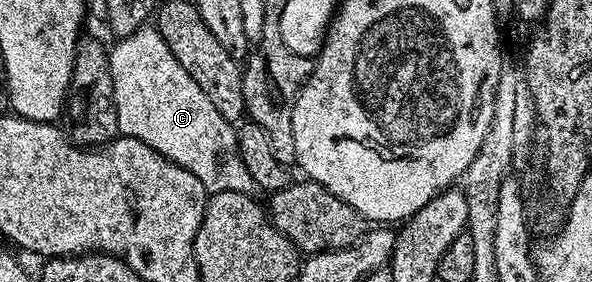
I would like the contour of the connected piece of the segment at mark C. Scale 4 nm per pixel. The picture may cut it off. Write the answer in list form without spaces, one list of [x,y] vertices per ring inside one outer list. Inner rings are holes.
[[[147,24],[132,32],[130,36],[119,38],[109,50],[111,63],[111,81],[114,83],[116,114],[120,133],[126,137],[138,139],[147,143],[152,150],[158,151],[163,157],[170,159],[179,166],[186,167],[188,171],[196,175],[209,194],[222,191],[238,191],[239,193],[253,194],[256,184],[250,178],[250,173],[239,159],[226,163],[220,169],[218,163],[220,157],[228,151],[233,152],[236,147],[235,126],[219,114],[205,94],[202,87],[195,83],[187,74],[182,63],[175,59],[169,47],[161,37],[153,24]]]

